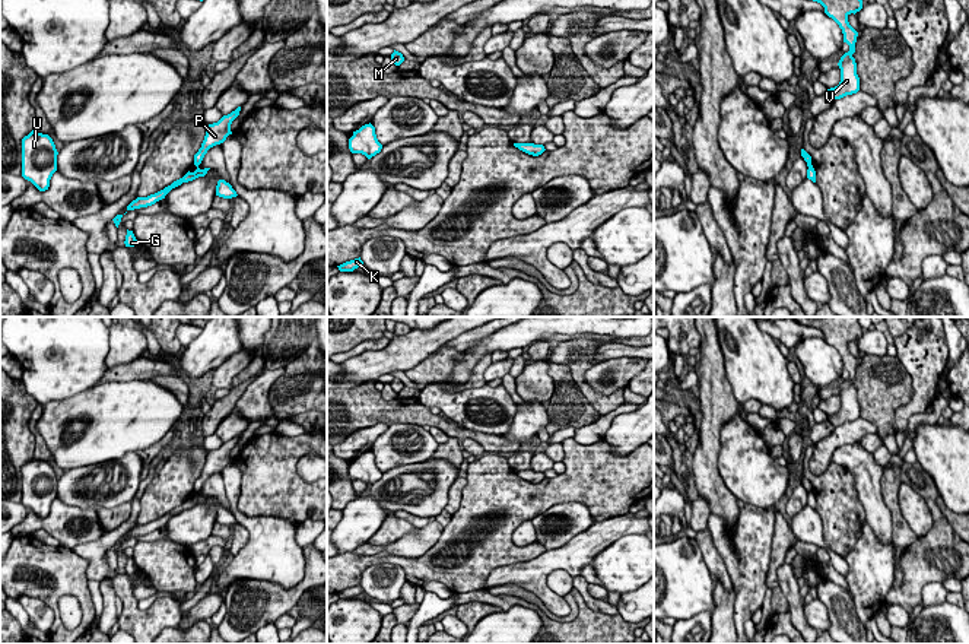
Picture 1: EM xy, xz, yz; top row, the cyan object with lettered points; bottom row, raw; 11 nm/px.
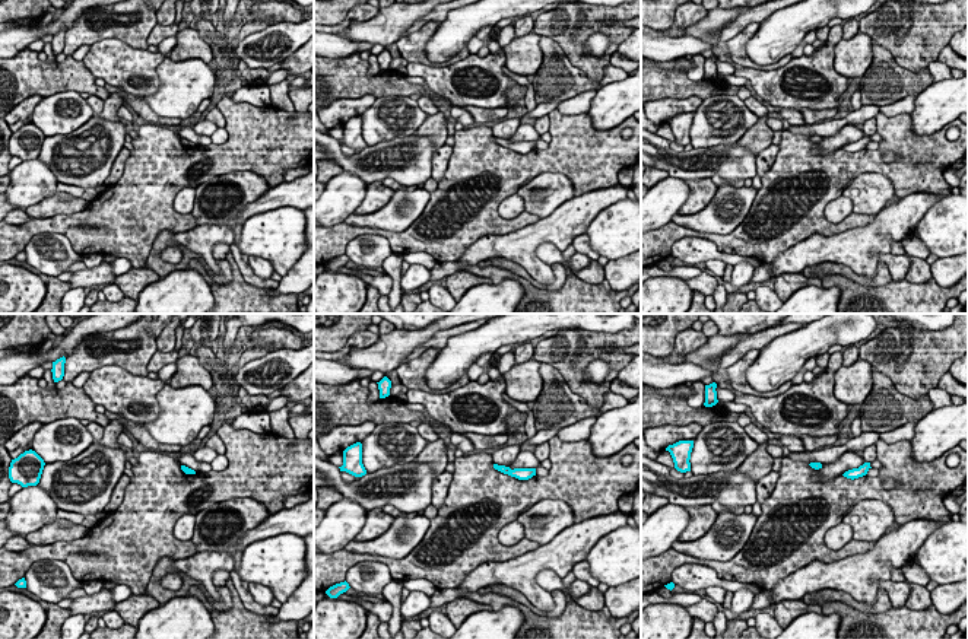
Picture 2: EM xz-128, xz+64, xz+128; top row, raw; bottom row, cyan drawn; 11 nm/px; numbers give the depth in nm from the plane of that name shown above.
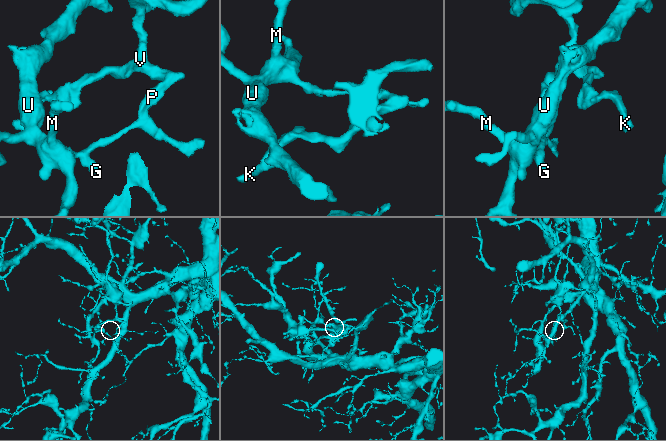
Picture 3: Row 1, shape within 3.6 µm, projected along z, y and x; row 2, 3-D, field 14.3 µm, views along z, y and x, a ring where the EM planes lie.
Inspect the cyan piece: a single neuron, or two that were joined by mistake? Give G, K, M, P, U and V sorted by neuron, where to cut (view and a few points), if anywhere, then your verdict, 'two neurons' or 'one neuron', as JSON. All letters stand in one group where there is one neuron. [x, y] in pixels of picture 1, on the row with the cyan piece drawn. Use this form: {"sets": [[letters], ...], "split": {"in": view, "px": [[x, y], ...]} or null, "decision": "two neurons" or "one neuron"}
{"sets": [["G", "M", "U"], ["K", "P", "V"]], "split": {"in": "xy", "px": [[193, 173], [197, 177]]}, "decision": "two neurons"}

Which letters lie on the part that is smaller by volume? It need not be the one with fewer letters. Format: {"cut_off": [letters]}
{"cut_off": ["K", "P", "V"]}

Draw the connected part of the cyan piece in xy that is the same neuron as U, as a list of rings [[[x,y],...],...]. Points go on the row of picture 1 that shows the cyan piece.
[[[32,130],[22,139],[22,177],[39,191],[50,187],[50,180],[57,171],[57,149],[48,134]]]

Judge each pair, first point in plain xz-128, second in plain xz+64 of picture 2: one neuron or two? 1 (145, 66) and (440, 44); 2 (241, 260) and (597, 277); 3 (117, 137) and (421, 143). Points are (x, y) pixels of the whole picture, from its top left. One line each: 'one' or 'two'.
1: two
2: one
3: one

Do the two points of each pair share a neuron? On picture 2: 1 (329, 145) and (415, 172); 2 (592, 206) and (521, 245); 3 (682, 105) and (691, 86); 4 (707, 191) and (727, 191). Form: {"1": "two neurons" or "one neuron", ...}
{"1": "one neuron", "2": "one neuron", "3": "two neurons", "4": "two neurons"}

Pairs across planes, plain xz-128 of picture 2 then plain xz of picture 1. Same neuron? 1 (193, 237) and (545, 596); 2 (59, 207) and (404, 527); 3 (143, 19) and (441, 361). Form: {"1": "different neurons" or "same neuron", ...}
{"1": "same neuron", "2": "same neuron", "3": "same neuron"}

